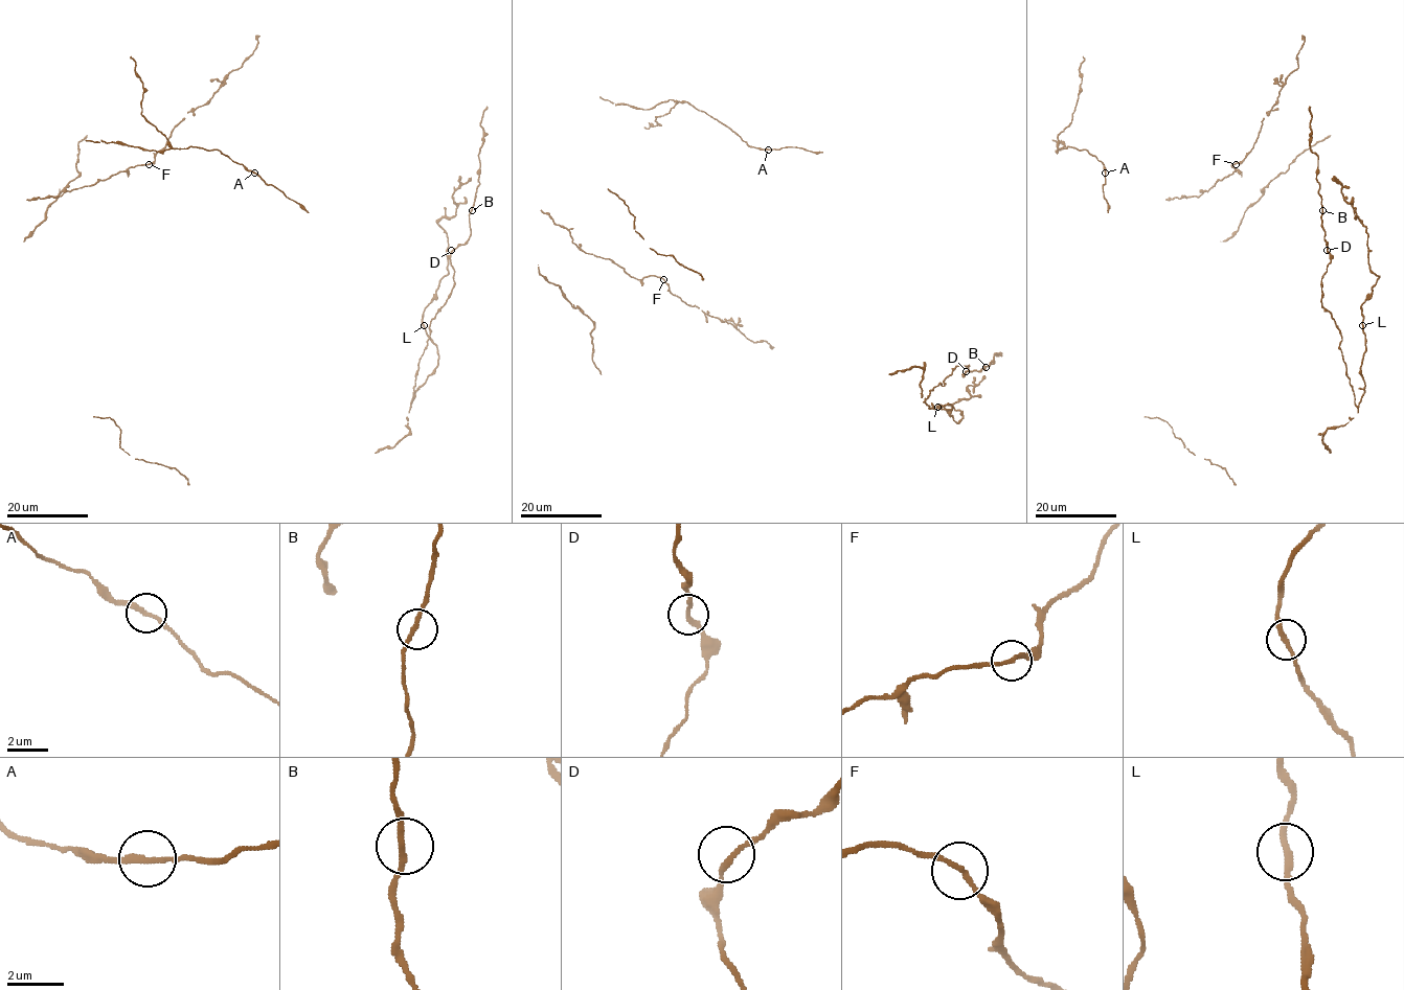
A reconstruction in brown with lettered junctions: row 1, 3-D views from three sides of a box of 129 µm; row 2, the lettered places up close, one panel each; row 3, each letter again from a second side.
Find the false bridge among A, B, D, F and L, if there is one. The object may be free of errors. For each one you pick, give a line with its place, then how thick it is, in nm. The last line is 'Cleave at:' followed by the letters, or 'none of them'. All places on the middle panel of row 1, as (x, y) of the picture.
Cleave at: none of them

